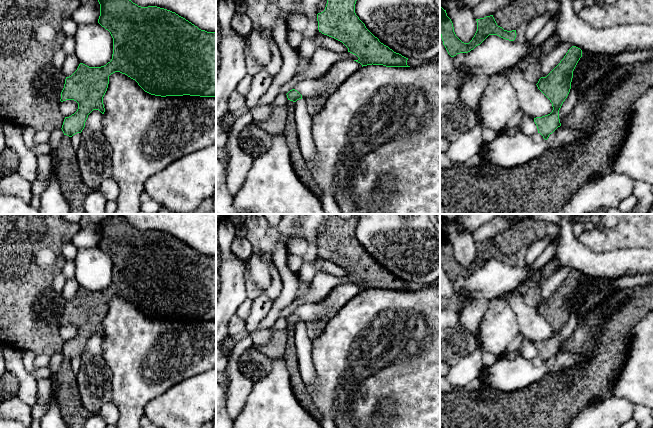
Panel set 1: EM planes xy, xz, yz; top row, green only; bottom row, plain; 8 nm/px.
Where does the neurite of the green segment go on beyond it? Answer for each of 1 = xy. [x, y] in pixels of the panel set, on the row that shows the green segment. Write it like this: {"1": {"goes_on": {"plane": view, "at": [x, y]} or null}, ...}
{"1": {"goes_on": null}}

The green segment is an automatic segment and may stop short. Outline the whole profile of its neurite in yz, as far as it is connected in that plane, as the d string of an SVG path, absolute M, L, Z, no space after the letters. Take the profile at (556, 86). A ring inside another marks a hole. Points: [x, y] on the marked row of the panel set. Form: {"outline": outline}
{"outline": "M572 46L560 63L546 77L541 77L536 84L553 107L550 114L534 118L538 133L545 140L561 126L559 110L570 92L573 71L581 57L582 50Z"}

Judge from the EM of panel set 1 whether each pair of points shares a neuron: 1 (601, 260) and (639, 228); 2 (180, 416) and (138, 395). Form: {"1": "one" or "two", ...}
{"1": "two", "2": "two"}

